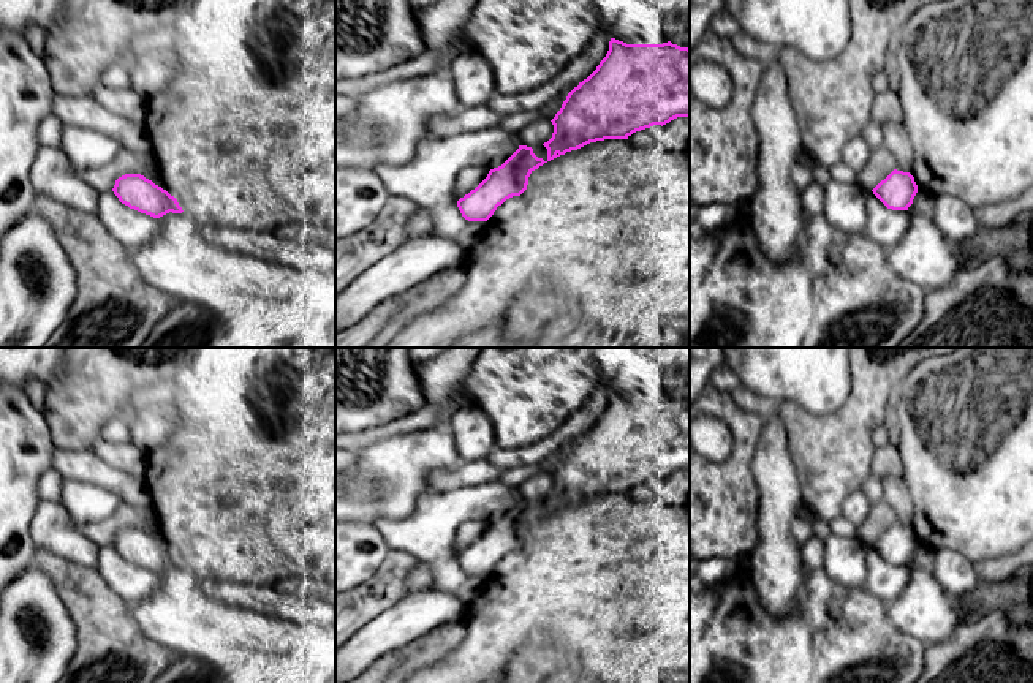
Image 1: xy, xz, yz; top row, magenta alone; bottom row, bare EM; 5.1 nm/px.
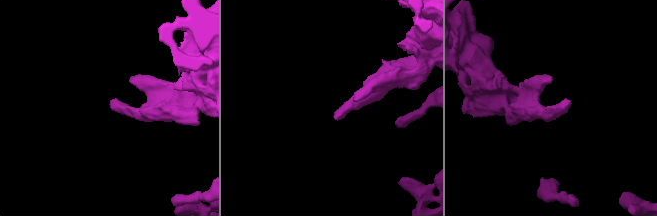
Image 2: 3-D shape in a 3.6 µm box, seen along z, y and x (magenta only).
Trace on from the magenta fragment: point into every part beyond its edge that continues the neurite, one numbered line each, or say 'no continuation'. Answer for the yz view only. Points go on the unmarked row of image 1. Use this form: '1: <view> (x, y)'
no continuation

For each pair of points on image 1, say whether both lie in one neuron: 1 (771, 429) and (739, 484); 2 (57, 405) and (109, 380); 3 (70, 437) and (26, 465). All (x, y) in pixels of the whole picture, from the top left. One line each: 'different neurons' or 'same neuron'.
1: different neurons
2: same neuron
3: different neurons

